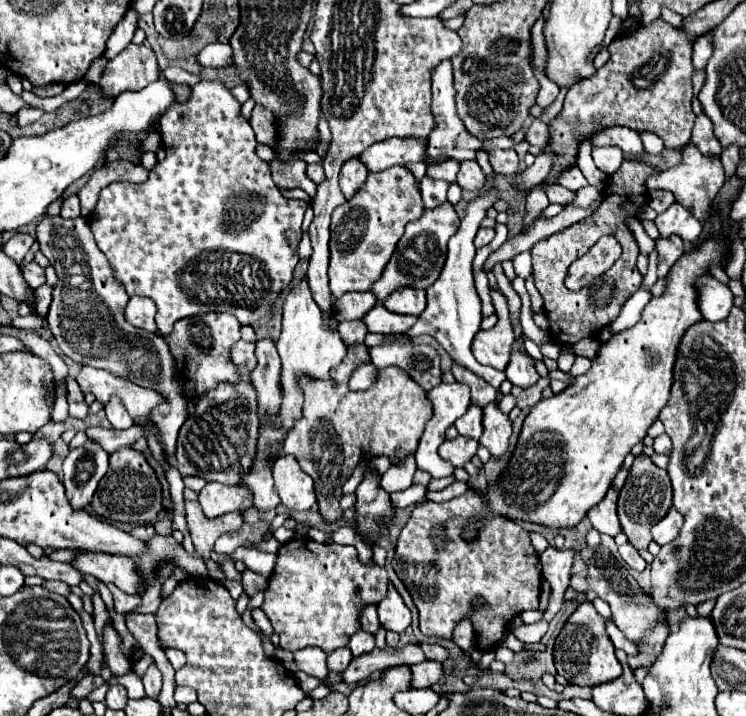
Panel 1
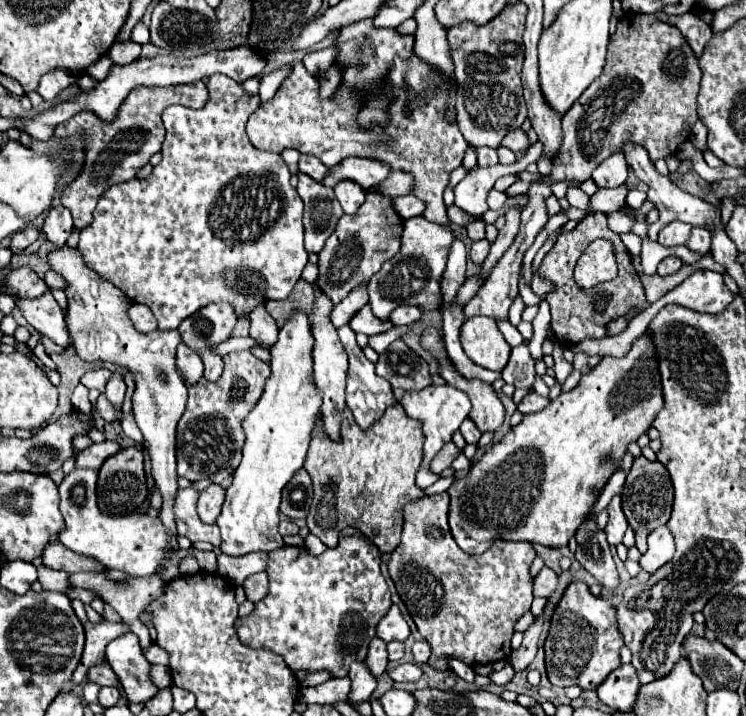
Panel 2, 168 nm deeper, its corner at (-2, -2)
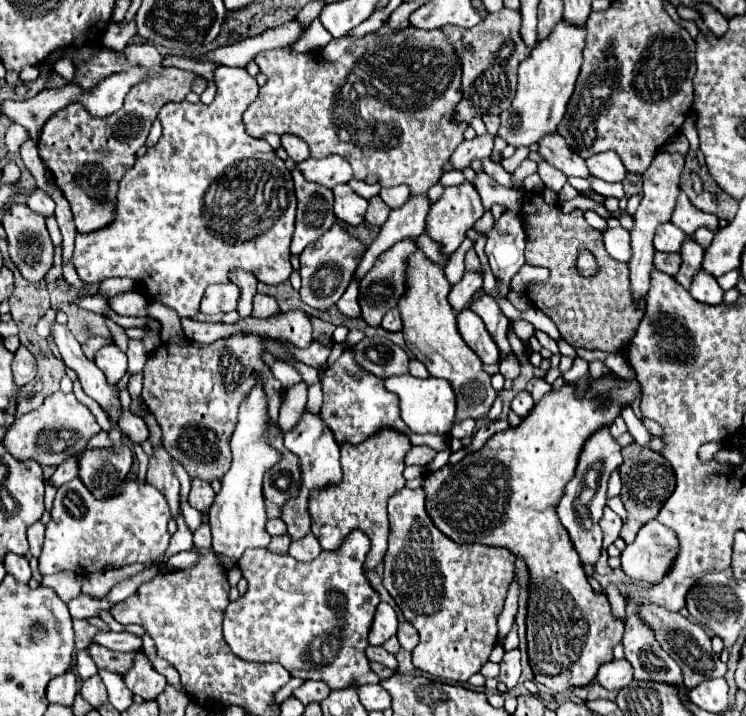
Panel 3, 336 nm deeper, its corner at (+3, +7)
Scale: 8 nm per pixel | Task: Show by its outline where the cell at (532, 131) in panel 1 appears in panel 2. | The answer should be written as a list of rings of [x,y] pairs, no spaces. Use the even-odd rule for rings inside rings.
[[[514,129],[510,131],[504,139],[502,139],[502,145],[512,149],[514,153],[520,153],[520,151],[526,151],[530,147],[530,141],[528,141],[528,133],[522,131],[522,129]]]

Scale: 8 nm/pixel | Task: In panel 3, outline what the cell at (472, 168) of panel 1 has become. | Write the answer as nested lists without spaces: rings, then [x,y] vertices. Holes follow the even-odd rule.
[[[471,182],[445,188],[443,196],[431,204],[431,210],[429,210],[427,220],[425,220],[425,234],[441,246],[441,252],[445,256],[451,256],[461,246],[461,242],[465,240],[467,230],[473,228],[473,224],[483,216],[483,212],[485,212],[485,208],[483,208],[481,198],[479,198],[479,194]]]

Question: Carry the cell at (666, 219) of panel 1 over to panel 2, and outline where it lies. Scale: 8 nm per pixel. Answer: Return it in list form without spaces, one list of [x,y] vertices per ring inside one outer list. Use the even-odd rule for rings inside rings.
[[[672,221],[668,225],[662,227],[660,231],[660,237],[658,237],[658,243],[666,245],[666,247],[674,247],[674,245],[686,245],[688,239],[690,239],[690,231],[692,227],[688,223],[682,223],[682,221]]]

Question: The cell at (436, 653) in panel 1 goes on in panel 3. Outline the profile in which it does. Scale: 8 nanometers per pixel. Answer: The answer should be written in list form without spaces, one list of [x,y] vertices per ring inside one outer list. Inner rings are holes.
[[[401,622],[397,630],[397,640],[405,650],[413,650],[417,646],[417,630],[409,622]]]

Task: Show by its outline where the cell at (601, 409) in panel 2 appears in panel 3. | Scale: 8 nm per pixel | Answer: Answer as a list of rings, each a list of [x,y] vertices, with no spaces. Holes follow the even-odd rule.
[[[605,376],[593,380],[583,398],[575,396],[575,388],[565,384],[561,390],[551,390],[517,428],[509,428],[491,436],[485,446],[459,464],[443,466],[441,470],[427,472],[423,478],[425,510],[433,524],[457,544],[483,544],[501,546],[523,558],[529,570],[529,600],[527,600],[527,654],[535,674],[535,682],[547,686],[553,694],[565,692],[575,686],[587,686],[595,680],[601,664],[613,660],[613,646],[621,642],[623,622],[615,620],[605,594],[595,594],[585,578],[581,560],[565,526],[557,520],[557,500],[565,484],[573,478],[581,444],[595,430],[609,426],[625,404],[631,404],[639,394],[637,380],[621,380]]]

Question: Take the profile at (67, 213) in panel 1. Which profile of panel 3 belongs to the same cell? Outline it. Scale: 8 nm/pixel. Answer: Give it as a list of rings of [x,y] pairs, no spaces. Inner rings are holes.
[[[35,188],[35,190],[31,190],[31,192],[27,194],[27,206],[29,206],[31,210],[43,214],[45,218],[51,216],[53,210],[55,210],[55,202],[53,202],[53,200],[49,198],[49,194],[47,194],[45,190],[41,190],[41,188]]]

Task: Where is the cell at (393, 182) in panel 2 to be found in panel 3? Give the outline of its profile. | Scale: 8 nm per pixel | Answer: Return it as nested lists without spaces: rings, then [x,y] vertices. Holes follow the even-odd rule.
[[[351,178],[351,180],[349,180],[349,186],[351,186],[359,196],[367,198],[367,200],[379,194],[379,184],[367,184],[367,182],[357,180],[357,178]]]

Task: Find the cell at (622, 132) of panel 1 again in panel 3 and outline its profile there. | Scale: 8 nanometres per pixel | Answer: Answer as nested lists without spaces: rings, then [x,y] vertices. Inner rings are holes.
[[[681,192],[679,200],[677,200],[677,206],[675,206],[675,212],[673,212],[673,218],[671,222],[681,228],[685,234],[693,234],[697,228],[713,228],[713,232],[719,230],[719,220],[717,216],[713,214],[703,214],[701,210],[693,208],[691,202],[687,200],[685,192]]]

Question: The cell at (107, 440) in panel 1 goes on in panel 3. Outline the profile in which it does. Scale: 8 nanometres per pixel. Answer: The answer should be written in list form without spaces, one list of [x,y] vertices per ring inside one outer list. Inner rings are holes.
[[[73,456],[73,460],[65,460],[65,464],[59,464],[57,470],[53,472],[53,476],[47,482],[55,488],[61,488],[69,480],[73,480],[77,476],[77,458],[79,456]]]

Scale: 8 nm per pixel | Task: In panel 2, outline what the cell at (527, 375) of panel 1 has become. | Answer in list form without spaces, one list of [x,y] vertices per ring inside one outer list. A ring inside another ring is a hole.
[[[526,343],[512,347],[512,355],[502,371],[502,379],[508,385],[514,385],[516,389],[532,389],[536,379],[536,369]]]

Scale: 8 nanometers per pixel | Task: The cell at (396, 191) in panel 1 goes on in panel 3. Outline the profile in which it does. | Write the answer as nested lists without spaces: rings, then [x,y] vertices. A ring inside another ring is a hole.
[[[335,224],[329,232],[325,232],[325,236],[321,236],[321,240],[315,240],[313,244],[309,244],[309,248],[305,248],[299,256],[301,260],[301,300],[315,308],[315,310],[329,310],[331,306],[337,304],[337,300],[341,298],[341,294],[345,292],[345,288],[349,286],[359,256],[363,256],[367,248],[353,236],[349,236],[345,232],[345,228],[341,228],[339,224]]]

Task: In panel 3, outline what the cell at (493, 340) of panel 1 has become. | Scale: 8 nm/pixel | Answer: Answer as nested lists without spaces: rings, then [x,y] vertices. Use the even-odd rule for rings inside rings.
[[[465,308],[457,314],[457,328],[465,344],[481,358],[483,364],[499,362],[499,352],[497,346],[493,344],[493,338],[489,336],[483,320],[471,308]]]

